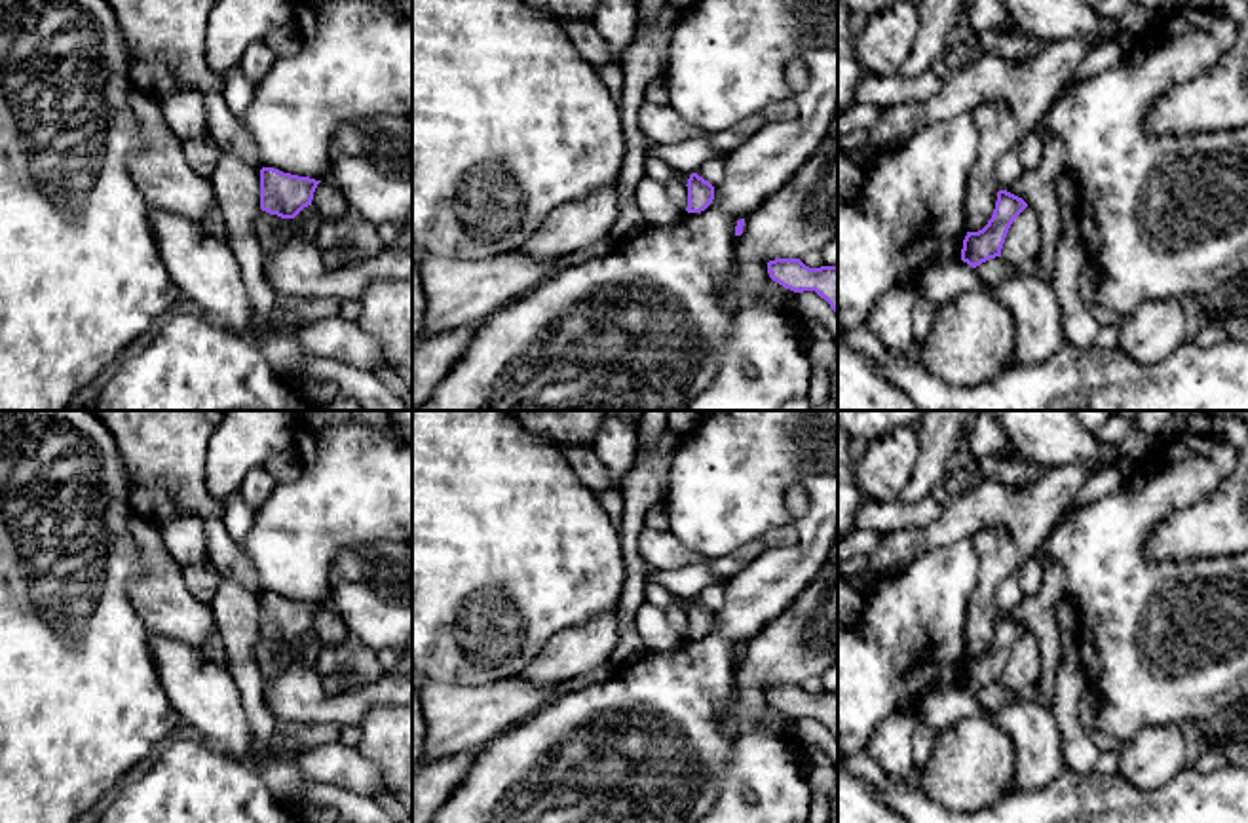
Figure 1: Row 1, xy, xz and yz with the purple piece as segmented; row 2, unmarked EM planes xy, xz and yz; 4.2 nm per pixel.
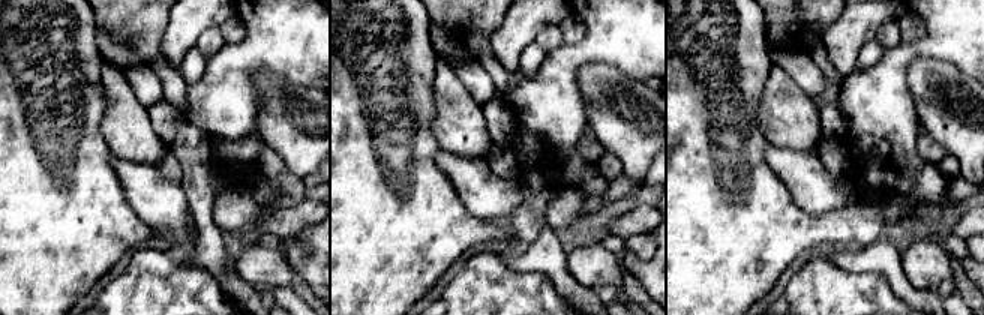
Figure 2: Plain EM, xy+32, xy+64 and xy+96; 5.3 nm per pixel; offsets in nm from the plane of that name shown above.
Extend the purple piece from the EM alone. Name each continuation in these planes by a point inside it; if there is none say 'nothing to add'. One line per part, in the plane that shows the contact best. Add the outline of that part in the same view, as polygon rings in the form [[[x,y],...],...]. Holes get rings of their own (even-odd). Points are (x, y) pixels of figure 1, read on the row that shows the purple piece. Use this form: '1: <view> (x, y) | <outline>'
nothing to add

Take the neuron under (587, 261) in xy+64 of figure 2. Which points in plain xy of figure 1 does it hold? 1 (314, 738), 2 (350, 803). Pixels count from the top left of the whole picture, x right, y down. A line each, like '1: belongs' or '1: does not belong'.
1: does not belong
2: does not belong

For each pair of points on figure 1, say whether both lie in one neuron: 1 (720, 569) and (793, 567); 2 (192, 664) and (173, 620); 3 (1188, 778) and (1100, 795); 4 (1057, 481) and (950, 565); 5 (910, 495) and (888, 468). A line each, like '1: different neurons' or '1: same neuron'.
1: different neurons
2: different neurons
3: same neuron
4: different neurons
5: different neurons

